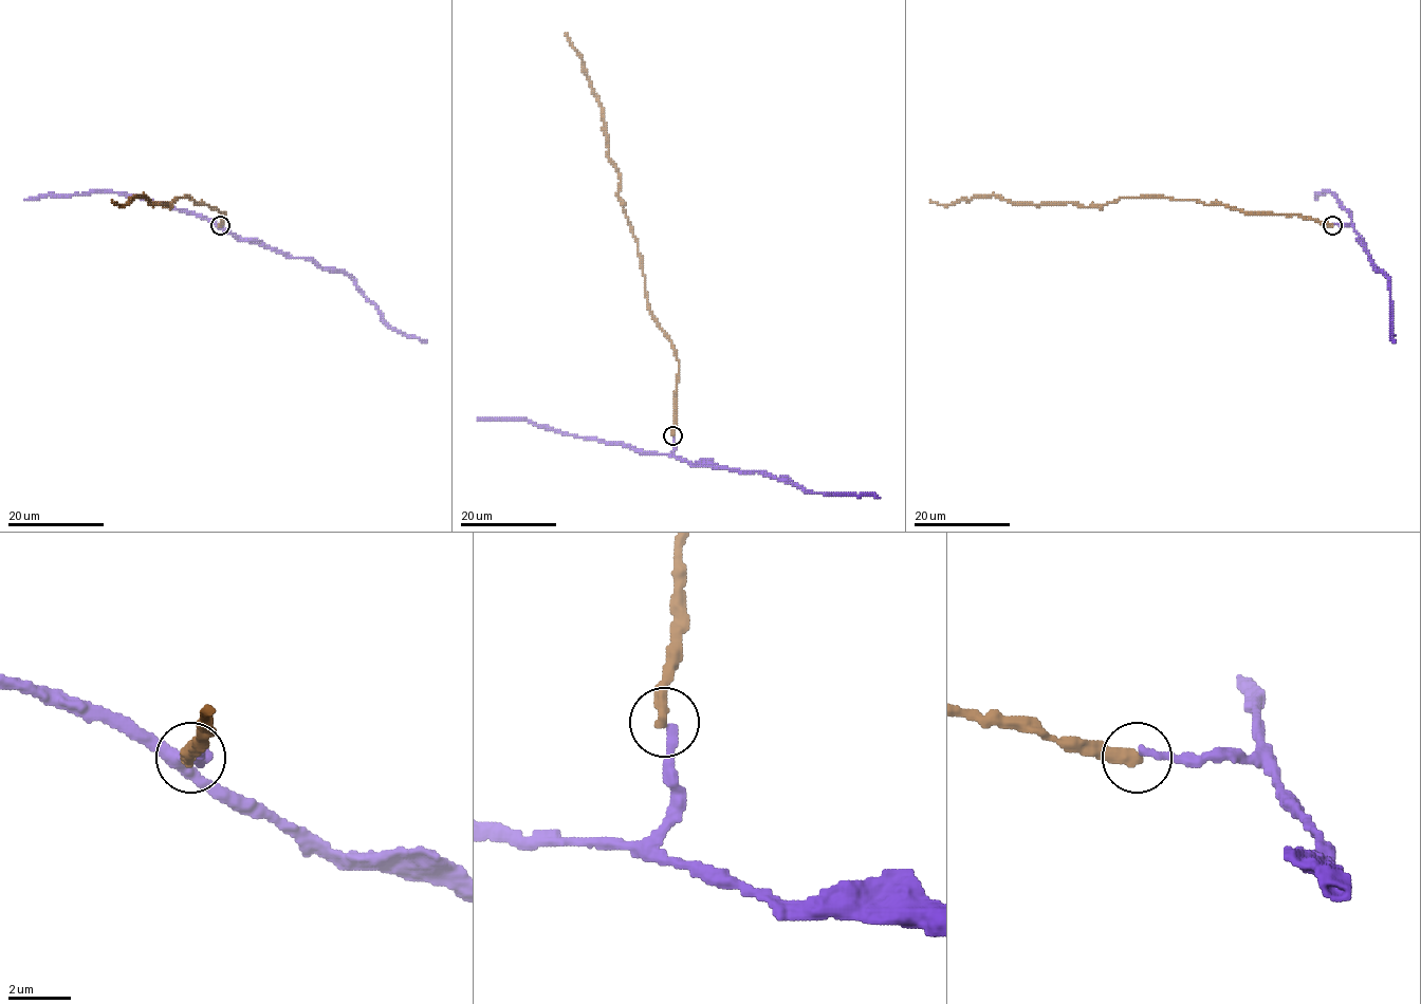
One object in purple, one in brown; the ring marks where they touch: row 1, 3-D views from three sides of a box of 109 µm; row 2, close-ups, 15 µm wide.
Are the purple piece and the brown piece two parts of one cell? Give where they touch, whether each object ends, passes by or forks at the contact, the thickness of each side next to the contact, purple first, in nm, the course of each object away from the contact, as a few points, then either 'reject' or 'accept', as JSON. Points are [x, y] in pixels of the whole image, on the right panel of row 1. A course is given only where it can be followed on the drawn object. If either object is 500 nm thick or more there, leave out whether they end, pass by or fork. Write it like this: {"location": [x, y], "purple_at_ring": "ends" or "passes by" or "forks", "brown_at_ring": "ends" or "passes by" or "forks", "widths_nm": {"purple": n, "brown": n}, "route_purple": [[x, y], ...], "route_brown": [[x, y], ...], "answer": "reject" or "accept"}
{"location": [1332, 225], "purple_at_ring": "ends", "brown_at_ring": "ends", "widths_nm": {"purple": 320, "brown": 420}, "route_purple": [[1332, 224], [1351, 225], [1375, 266], [1388, 279], [1395, 341]], "route_brown": [[1332, 224], [1160, 196], [1093, 206], [992, 196], [948, 205], [930, 200]], "answer": "accept"}

